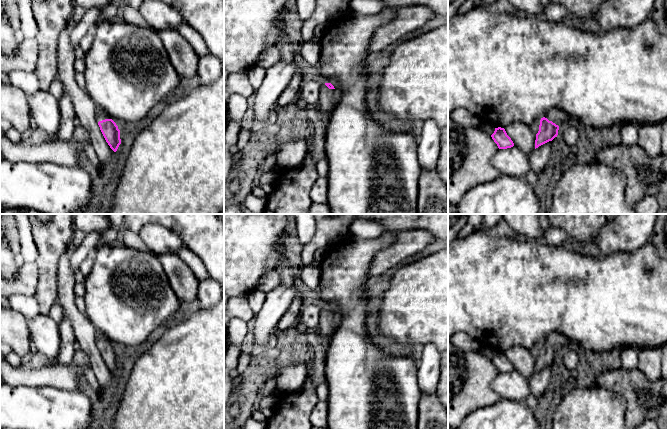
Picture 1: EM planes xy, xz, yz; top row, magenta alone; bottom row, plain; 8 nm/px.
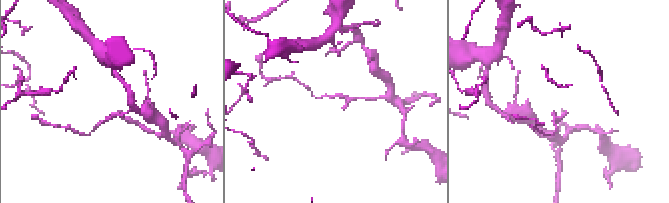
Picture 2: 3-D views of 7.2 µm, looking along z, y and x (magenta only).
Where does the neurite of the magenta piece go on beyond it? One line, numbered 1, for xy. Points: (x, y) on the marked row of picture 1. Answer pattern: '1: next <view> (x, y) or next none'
1: next xy (101, 114)

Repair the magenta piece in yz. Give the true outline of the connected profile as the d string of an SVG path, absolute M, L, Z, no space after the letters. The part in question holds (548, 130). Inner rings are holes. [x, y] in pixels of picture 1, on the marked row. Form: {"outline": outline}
{"outline": "M550 110L540 120L539 131L536 134L535 149L552 141L558 135L561 125L570 123L569 116L563 110Z"}

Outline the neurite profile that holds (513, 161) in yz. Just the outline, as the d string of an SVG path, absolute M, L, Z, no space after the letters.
M517 146L499 149L491 159L491 164L501 175L525 178L530 168L529 156Z

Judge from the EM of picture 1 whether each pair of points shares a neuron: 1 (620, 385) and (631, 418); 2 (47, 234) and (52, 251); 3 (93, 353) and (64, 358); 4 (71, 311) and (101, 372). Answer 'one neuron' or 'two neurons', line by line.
1: one neuron
2: one neuron
3: two neurons
4: one neuron

